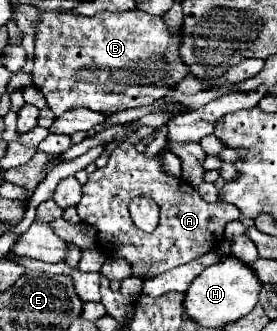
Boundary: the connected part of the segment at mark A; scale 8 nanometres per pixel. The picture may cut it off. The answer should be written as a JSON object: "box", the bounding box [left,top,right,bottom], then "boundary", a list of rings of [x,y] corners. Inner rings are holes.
{"box":[76,142,241,280],"boundary":[[[130,142],[116,146],[108,164],[90,174],[88,182],[82,186],[82,200],[76,210],[84,224],[96,228],[98,248],[110,258],[124,258],[132,266],[132,276],[142,280],[154,278],[210,252],[224,238],[224,226],[241,217],[232,204],[224,204],[222,200],[214,204],[204,202],[190,184],[184,184],[184,180],[162,170],[160,154],[150,160],[146,154],[136,152]],[[136,196],[152,196],[160,206],[160,224],[152,234],[146,234],[132,224],[128,204]]]}

